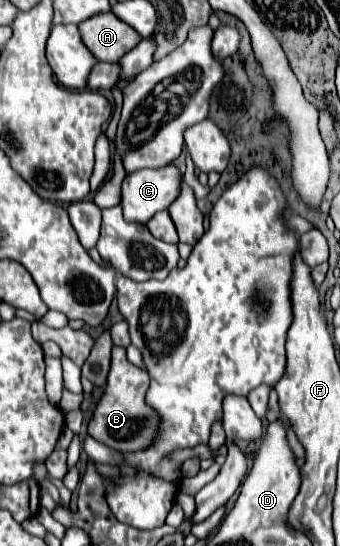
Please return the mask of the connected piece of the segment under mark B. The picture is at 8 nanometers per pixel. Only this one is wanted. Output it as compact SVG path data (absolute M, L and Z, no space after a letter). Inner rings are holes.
M113 347L107 387L103 389L101 401L97 403L95 413L89 421L87 427L89 435L99 443L121 453L135 453L153 445L155 437L159 435L161 419L157 417L157 411L153 411L153 407L147 405L145 401L147 389L149 389L149 373L127 361L125 347Z

